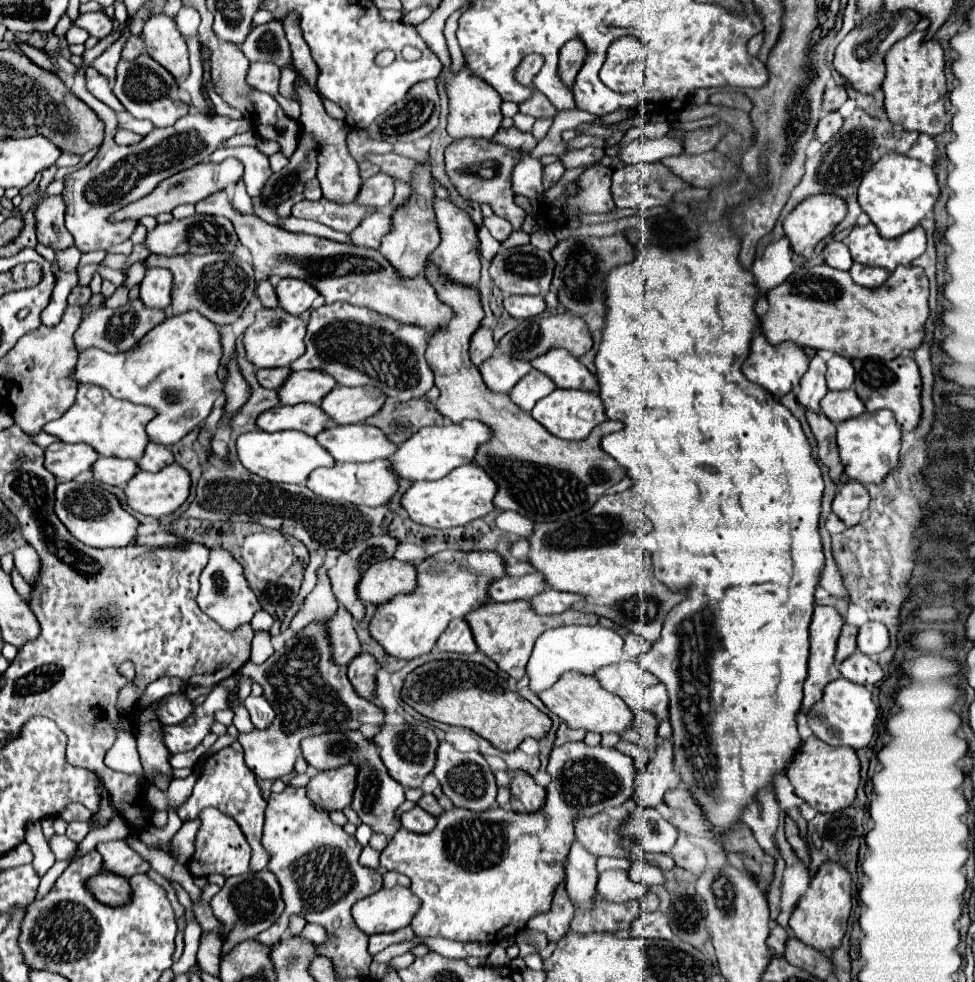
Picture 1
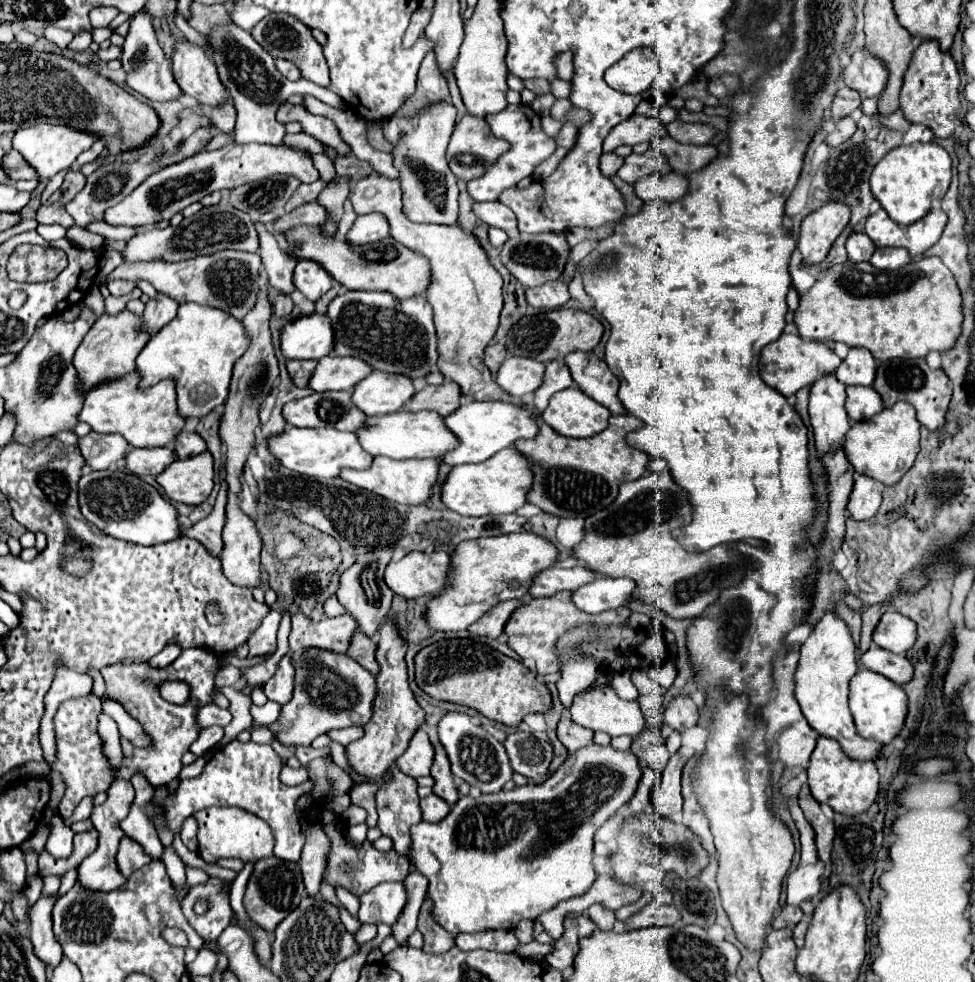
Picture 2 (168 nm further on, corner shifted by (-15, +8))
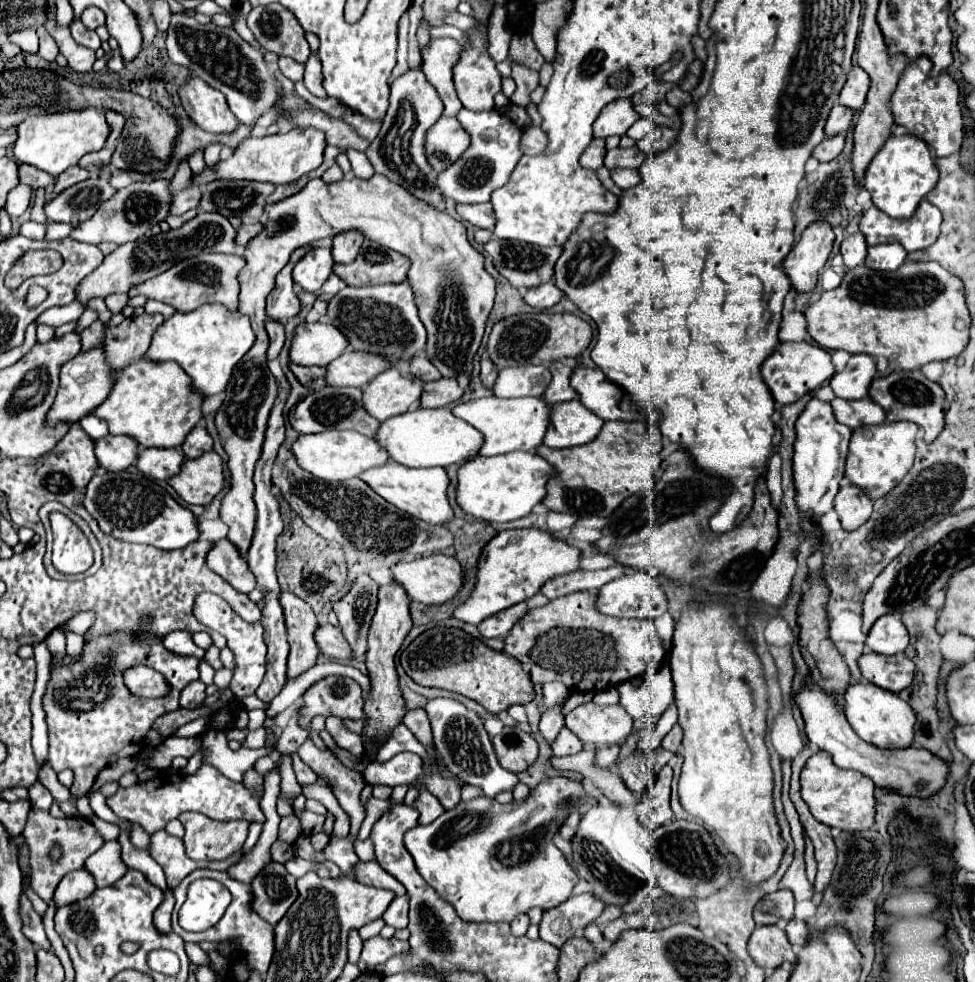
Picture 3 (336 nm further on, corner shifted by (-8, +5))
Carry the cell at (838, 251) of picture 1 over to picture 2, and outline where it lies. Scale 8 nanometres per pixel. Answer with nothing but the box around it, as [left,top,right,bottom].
[846,234,876,262]

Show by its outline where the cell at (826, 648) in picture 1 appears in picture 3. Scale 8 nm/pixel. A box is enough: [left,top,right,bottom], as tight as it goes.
[795,677,949,797]

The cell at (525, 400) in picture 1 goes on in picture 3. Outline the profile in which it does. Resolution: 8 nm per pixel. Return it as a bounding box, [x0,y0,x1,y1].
[543,361,577,405]

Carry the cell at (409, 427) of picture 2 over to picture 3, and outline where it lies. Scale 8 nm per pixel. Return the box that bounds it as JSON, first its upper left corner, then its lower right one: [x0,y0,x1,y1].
[377,409,483,467]

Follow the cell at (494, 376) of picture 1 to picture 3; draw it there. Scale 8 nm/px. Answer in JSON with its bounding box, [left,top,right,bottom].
[493,365,551,397]

